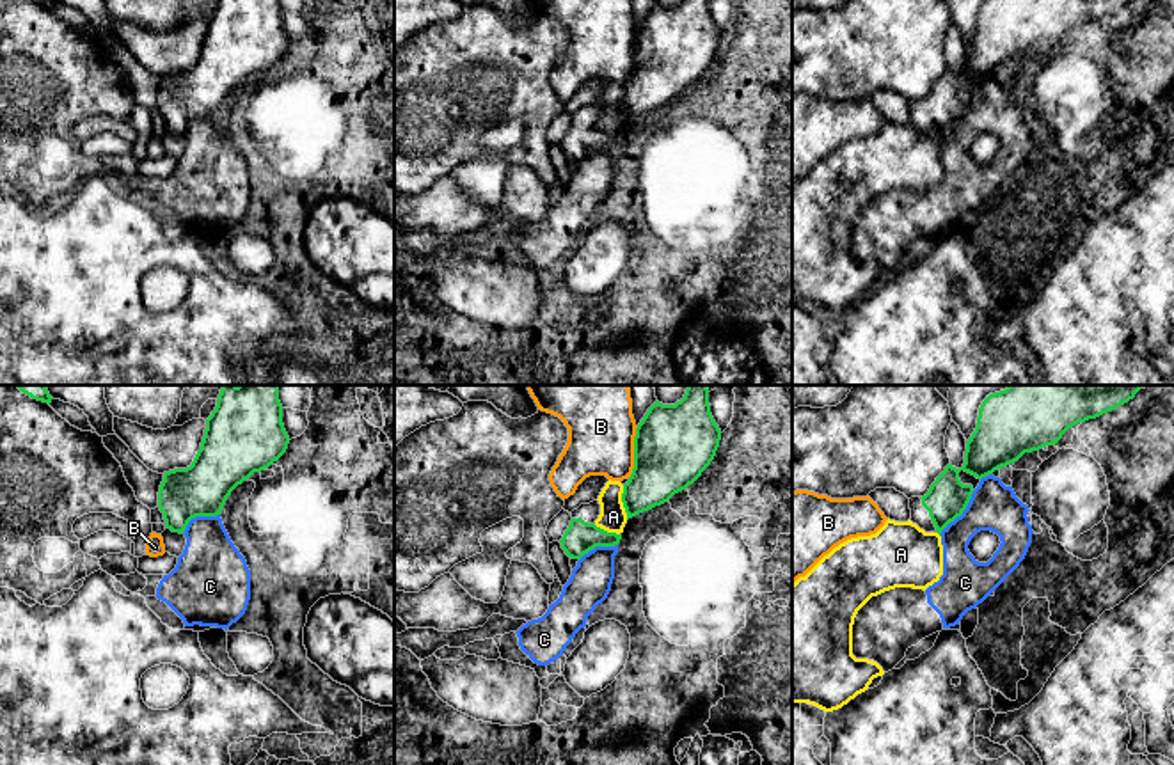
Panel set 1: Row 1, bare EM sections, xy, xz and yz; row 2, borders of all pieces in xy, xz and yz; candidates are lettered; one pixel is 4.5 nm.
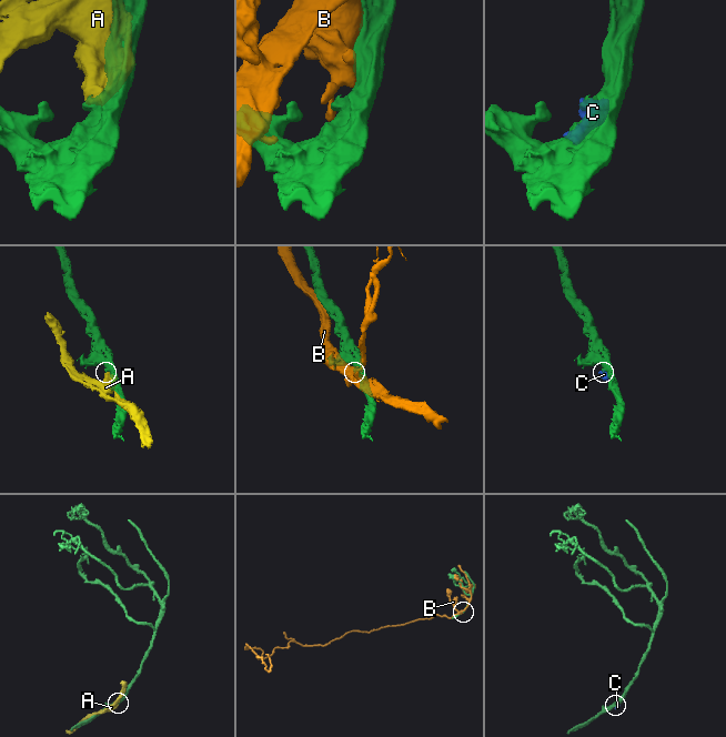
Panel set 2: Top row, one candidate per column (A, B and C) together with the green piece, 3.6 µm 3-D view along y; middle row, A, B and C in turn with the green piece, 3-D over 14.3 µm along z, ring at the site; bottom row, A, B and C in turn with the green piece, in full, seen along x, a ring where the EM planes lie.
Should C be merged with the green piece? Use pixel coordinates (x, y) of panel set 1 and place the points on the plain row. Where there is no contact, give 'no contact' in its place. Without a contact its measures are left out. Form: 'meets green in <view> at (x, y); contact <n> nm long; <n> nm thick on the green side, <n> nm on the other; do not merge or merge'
meets green in yz at (961, 116); contact 260 nm long; 190 nm thick on the green side, 220 nm on the other; do not merge

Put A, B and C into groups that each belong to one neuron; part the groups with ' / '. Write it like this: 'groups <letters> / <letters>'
groups A / B / C

